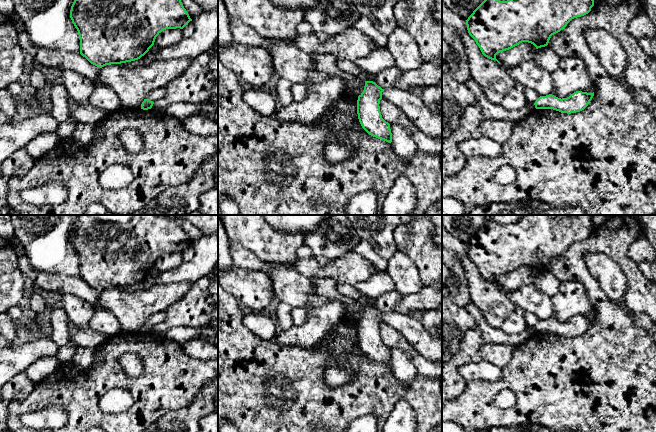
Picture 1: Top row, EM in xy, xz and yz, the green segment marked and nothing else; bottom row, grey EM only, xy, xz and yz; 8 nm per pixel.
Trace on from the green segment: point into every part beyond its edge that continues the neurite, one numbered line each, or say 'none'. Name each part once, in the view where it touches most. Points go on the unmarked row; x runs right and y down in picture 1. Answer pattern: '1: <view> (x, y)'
none

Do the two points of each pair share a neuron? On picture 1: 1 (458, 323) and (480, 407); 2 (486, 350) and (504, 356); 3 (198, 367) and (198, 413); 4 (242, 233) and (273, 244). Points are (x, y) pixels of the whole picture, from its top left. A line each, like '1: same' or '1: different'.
1: different
2: same
3: different
4: same

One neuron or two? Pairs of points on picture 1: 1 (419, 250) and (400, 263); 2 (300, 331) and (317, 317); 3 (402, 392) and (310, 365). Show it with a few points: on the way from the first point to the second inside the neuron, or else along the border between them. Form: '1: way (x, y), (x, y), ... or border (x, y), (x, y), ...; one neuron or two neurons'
1: border (397, 251), (405, 254), (412, 261), (420, 278); two neurons
2: way (304, 330), (313, 321); one neuron
3: way (377, 392), (328, 393), (325, 390); one neuron

